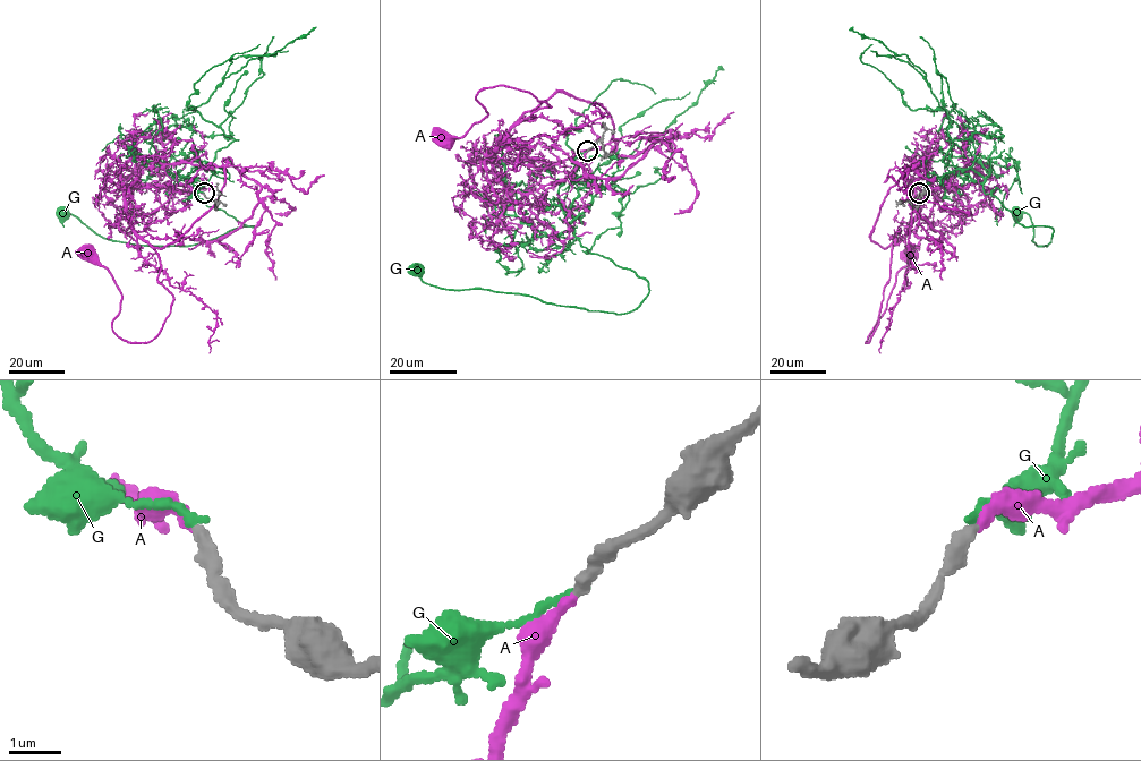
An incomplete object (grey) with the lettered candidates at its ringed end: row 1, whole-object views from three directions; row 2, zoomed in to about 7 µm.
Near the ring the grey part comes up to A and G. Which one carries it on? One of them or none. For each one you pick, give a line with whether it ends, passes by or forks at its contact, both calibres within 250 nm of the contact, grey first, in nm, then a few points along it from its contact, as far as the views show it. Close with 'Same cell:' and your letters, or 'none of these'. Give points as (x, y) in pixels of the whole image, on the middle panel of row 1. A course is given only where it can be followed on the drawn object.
A: it ends | 280/240 nm | via (587, 151), (560, 181), (510, 191), (492, 151), (550, 108), (495, 85), (476, 97), (487, 114), (444, 140)
Same cell: A

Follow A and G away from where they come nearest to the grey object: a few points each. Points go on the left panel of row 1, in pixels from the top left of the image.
A: (204, 194), (127, 188), (126, 214), (173, 297), (147, 342), (113, 331), (121, 293), (86, 251)
G: (204, 193), (195, 178), (180, 176), (207, 206), (254, 227), (186, 246), (138, 245), (104, 239), (65, 214)

